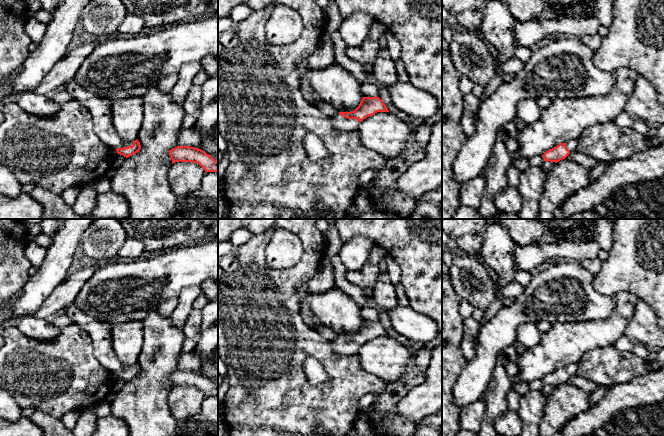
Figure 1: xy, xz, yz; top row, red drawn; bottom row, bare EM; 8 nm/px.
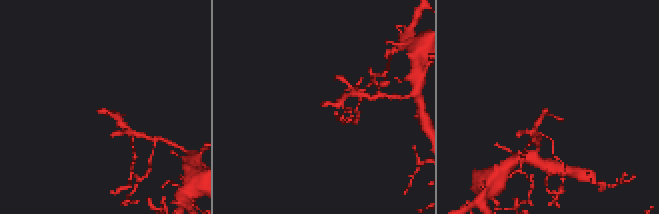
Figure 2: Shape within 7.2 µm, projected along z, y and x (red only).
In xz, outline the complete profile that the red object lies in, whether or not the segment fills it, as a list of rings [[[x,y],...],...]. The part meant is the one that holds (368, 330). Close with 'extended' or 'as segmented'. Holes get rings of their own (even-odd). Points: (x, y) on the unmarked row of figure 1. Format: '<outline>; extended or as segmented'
[[[363,321],[354,335],[339,336],[329,343],[336,355],[355,355],[360,346],[377,336],[389,336],[389,334],[379,321]]]; extended

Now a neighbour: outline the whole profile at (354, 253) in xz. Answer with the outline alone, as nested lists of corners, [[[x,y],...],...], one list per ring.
[[[356,236],[351,240],[344,242],[340,259],[347,271],[360,270],[369,259],[375,243],[366,236]]]

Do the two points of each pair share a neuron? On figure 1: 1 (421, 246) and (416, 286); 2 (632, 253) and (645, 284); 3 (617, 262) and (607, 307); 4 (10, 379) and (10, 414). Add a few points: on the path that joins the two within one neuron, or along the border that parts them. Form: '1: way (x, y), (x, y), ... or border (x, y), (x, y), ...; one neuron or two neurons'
1: way (421, 256), (421, 267), (414, 276); one neuron
2: way (635, 261), (644, 272), (644, 276); one neuron
3: border (592, 280), (592, 285), (598, 292), (612, 297); two neurons
4: border (10, 393), (21, 408); two neurons

